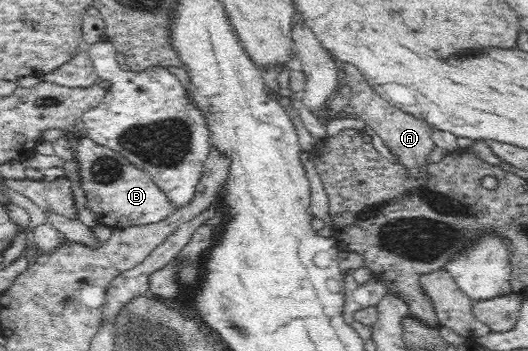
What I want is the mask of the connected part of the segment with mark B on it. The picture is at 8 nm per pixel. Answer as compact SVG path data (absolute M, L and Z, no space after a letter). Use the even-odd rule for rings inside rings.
M88 136L78 139L78 161L81 189L86 195L86 207L98 222L114 229L145 226L162 221L175 209L167 195L152 182L148 173L137 169L121 153L98 145Z

